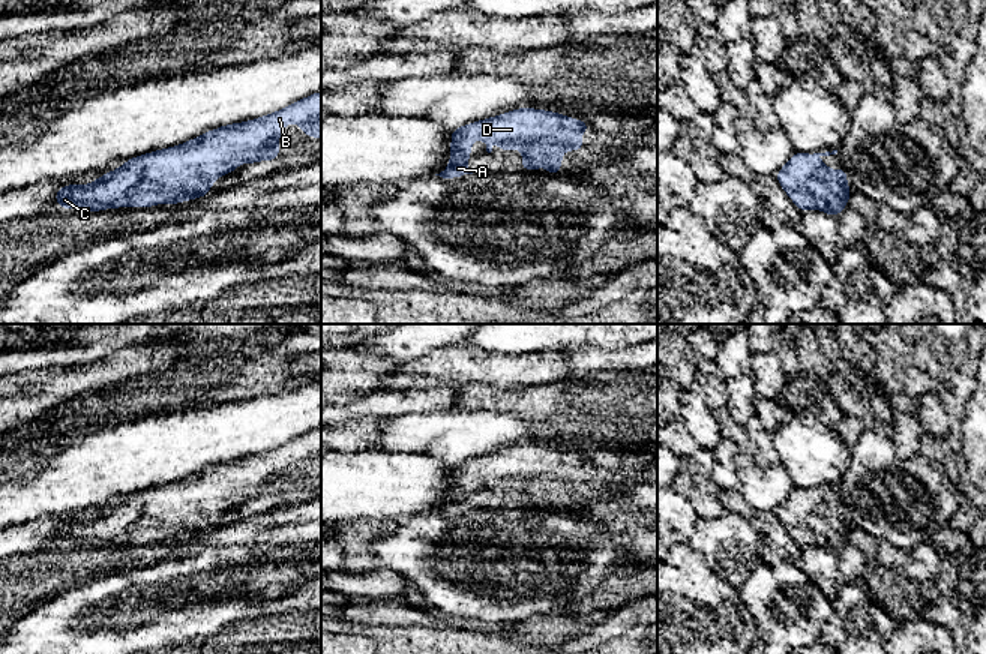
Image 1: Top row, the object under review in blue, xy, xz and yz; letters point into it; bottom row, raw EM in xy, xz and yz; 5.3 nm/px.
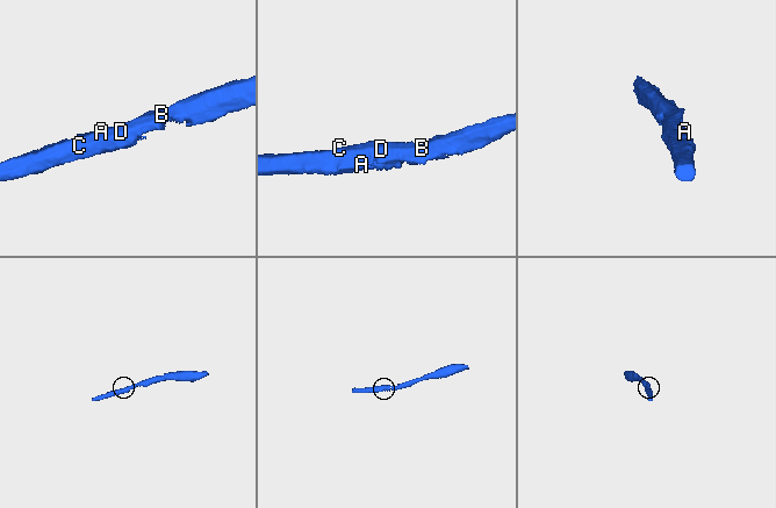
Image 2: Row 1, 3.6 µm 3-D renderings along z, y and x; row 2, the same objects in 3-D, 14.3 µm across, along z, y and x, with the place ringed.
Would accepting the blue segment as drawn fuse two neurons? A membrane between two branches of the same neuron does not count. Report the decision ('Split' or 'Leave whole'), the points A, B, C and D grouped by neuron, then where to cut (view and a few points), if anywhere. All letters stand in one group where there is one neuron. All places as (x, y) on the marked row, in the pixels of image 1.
Leave whole. Groups: A B C D. No split

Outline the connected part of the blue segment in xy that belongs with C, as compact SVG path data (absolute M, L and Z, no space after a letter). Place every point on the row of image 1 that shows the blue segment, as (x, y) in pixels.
M321 92L297 100L264 117L209 130L191 141L128 159L120 168L104 174L92 184L68 184L56 192L60 208L99 212L117 207L155 207L159 202L179 204L209 195L218 176L228 176L242 164L276 160L279 135L287 123L297 123L303 135L321 138Z

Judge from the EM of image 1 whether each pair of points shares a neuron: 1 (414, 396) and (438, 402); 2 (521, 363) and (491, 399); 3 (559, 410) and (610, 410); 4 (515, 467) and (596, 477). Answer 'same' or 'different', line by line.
1: same
2: different
3: same
4: same

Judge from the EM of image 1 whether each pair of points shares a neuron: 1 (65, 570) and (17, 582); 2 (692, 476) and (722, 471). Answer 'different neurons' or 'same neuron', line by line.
1: same neuron
2: different neurons

